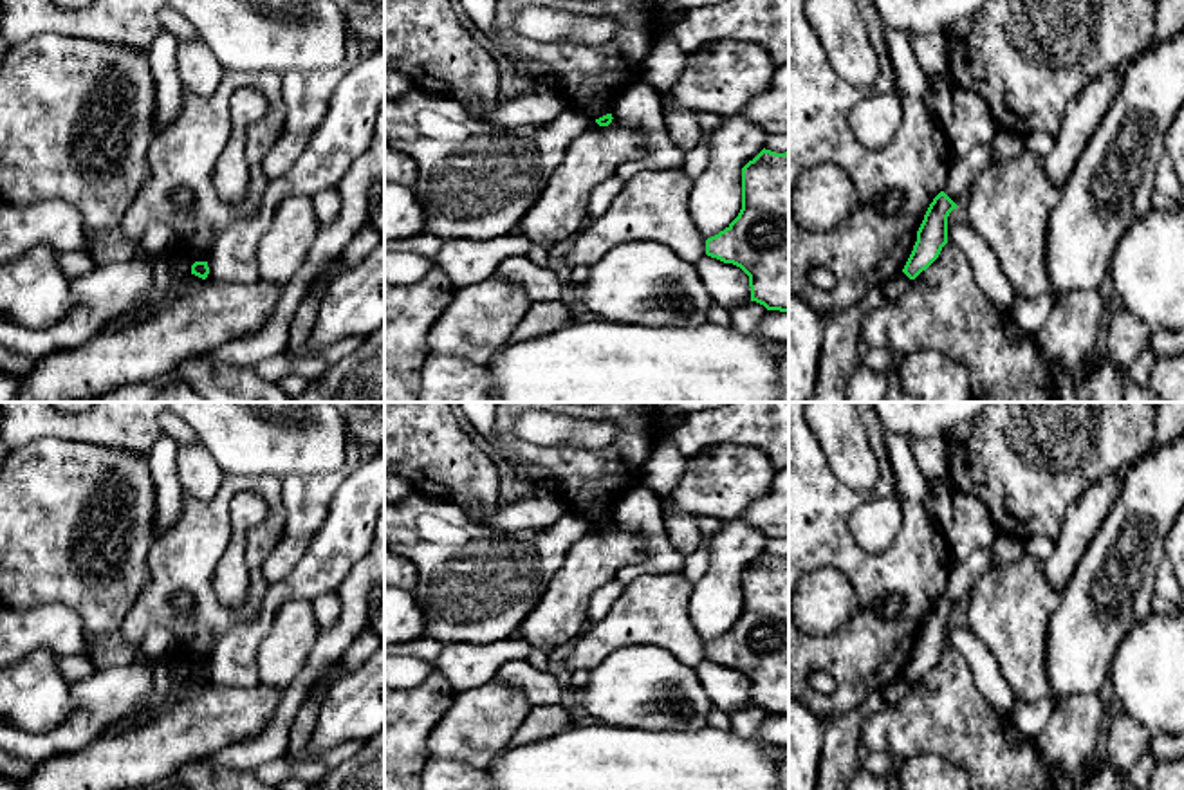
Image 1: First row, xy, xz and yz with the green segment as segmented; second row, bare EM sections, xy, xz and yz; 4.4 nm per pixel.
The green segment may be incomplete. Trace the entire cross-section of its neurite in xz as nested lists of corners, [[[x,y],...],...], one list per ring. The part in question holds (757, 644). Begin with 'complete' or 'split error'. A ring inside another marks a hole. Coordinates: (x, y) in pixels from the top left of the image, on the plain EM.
complete; [[[763,552],[742,572],[742,613],[724,635],[706,644],[706,658],[749,680],[751,705],[789,716],[789,556]]]

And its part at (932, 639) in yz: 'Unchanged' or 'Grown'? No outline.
Unchanged

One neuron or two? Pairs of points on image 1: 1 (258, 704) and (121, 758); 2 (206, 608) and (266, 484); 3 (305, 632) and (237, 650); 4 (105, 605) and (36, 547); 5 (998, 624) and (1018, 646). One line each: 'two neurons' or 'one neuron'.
1: one neuron
2: one neuron
3: two neurons
4: one neuron
5: one neuron

